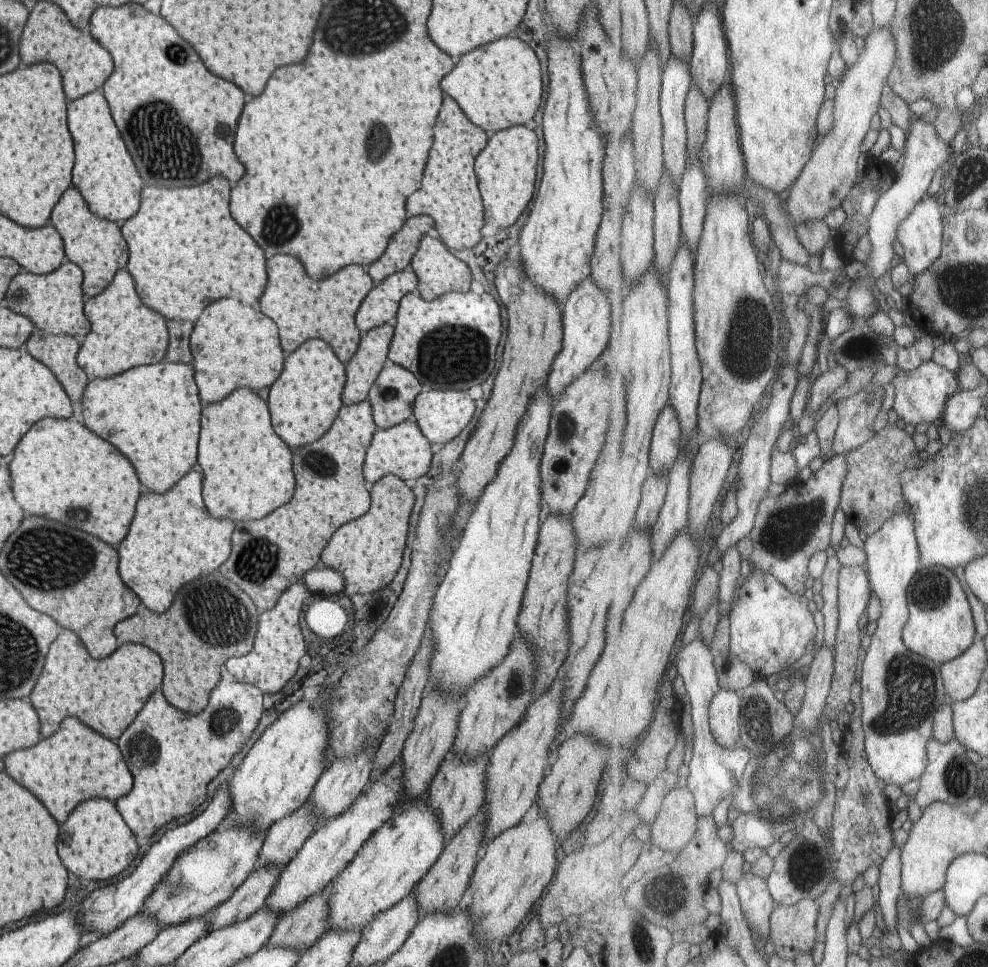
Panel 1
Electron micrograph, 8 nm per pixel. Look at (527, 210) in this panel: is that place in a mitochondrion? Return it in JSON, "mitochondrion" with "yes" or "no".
{"mitochondrion":"no"}

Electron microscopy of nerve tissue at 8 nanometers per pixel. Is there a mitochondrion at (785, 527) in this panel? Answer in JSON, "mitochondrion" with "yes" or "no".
{"mitochondrion":"yes"}

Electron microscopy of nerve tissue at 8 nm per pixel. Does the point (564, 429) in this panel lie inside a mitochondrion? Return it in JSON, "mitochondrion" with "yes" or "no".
{"mitochondrion":"yes"}

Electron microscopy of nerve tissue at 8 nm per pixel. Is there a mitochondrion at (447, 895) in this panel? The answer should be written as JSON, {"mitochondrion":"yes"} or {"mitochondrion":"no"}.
{"mitochondrion":"no"}

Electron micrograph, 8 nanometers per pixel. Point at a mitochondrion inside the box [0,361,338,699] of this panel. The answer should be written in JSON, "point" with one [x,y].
{"point":[53,559]}

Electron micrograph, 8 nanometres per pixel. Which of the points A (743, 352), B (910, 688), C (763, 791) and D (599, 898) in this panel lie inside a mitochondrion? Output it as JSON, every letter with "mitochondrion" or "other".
{"A":"mitochondrion","B":"mitochondrion","C":"mitochondrion","D":"other"}

